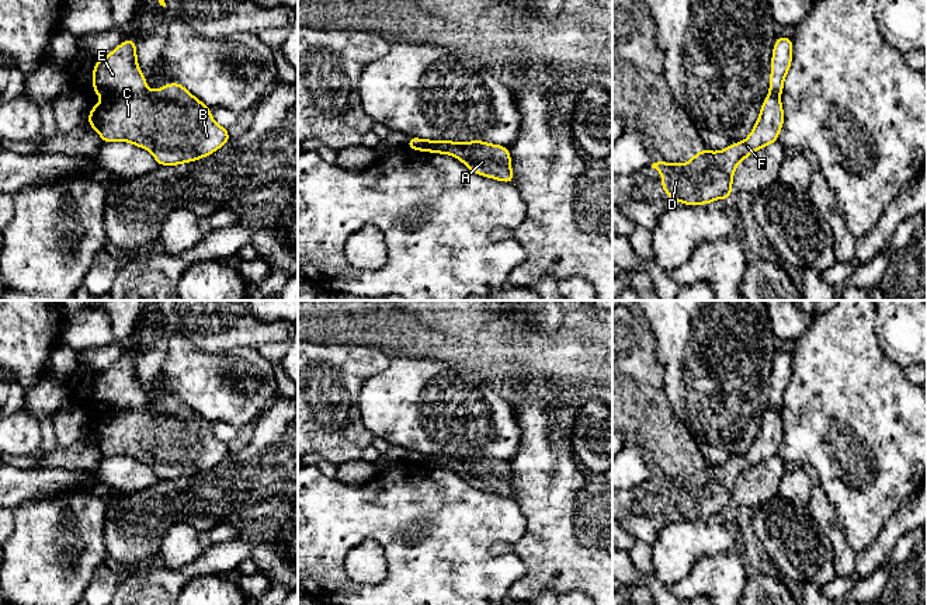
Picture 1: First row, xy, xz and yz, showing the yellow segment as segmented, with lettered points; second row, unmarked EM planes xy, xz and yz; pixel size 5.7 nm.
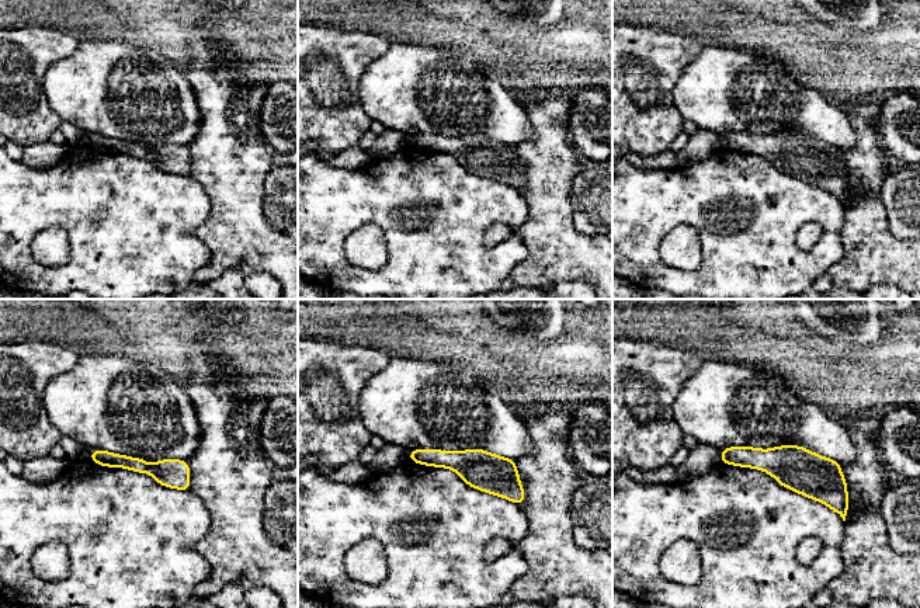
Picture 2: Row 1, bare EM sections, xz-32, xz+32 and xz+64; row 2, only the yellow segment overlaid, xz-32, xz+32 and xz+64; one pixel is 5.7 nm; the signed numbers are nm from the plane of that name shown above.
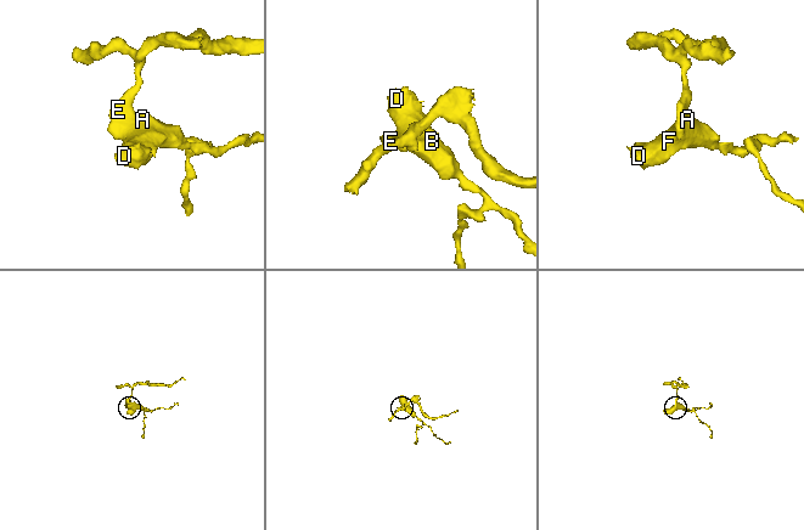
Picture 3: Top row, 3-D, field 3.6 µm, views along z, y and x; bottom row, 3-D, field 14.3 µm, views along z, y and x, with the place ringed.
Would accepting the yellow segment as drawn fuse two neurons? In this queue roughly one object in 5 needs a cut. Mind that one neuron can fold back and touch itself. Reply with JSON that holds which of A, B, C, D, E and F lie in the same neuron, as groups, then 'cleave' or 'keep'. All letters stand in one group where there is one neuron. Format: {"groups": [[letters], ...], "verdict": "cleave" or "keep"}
{"groups": [["A", "B", "C", "D", "F"], ["E"]], "verdict": "cleave"}

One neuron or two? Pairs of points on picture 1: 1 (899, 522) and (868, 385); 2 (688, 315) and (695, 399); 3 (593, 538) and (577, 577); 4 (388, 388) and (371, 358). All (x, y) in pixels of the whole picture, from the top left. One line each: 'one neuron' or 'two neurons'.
1: two neurons
2: one neuron
3: two neurons
4: two neurons

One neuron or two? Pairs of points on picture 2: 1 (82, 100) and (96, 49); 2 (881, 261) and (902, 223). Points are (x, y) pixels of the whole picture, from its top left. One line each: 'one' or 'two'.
1: one
2: two

